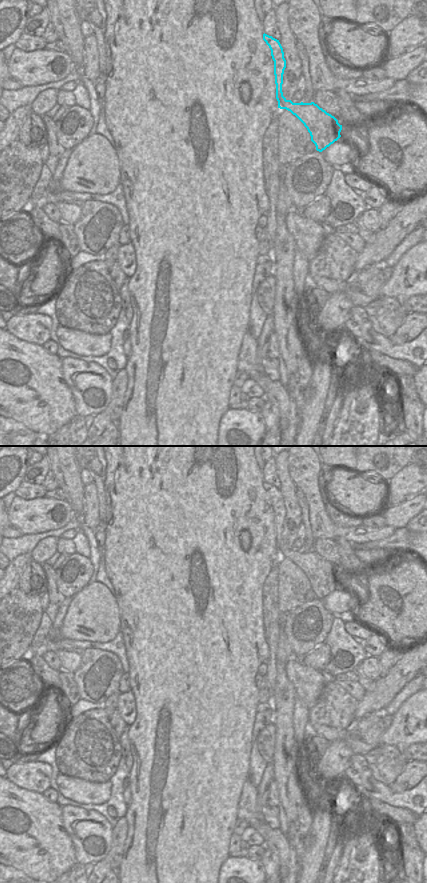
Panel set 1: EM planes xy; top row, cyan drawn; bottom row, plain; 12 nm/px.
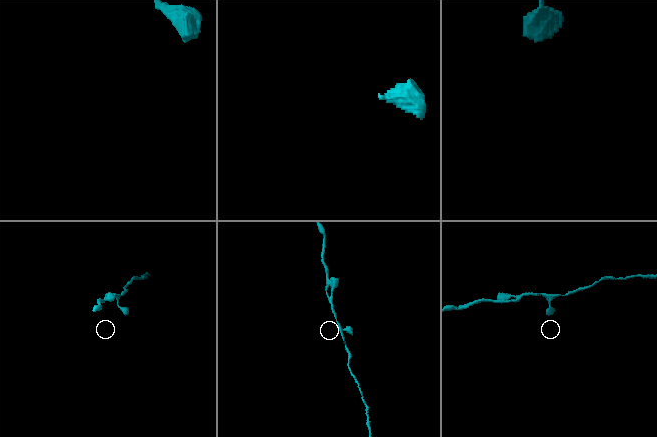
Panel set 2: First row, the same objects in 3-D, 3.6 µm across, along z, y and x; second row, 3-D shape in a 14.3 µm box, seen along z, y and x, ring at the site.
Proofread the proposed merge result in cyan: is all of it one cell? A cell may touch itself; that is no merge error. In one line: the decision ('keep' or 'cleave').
keep

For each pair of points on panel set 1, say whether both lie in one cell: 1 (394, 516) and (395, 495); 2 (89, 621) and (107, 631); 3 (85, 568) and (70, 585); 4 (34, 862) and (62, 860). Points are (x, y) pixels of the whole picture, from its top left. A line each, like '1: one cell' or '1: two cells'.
1: two cells
2: one cell
3: one cell
4: one cell

